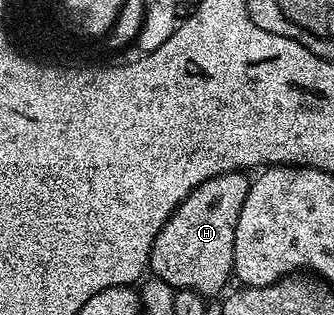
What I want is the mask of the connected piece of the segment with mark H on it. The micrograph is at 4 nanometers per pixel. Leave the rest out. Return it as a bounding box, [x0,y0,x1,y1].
[150,172,251,298]

